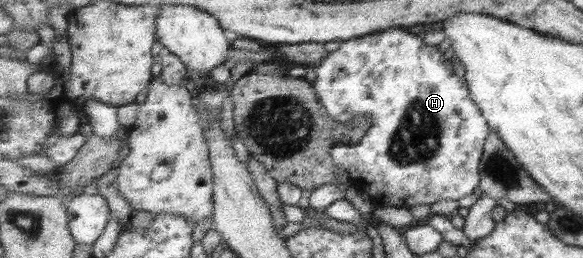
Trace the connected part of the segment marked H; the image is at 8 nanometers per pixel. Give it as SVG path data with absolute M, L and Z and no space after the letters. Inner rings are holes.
M404 28L389 29L374 34L368 34L364 37L352 39L347 42L342 42L339 48L333 52L316 67L316 80L313 82L313 87L317 91L318 97L321 99L322 105L326 107L327 111L334 119L340 123L350 121L352 117L356 116L370 116L371 130L361 138L355 146L348 146L342 142L336 142L331 149L336 167L341 167L352 179L352 183L360 190L366 191L376 206L382 207L405 207L407 210L414 205L432 205L436 201L442 199L462 199L470 193L474 193L474 189L479 186L481 182L480 162L485 152L485 143L491 132L491 127L487 122L486 116L482 110L474 103L470 95L470 86L466 82L465 77L456 77L452 72L454 67L450 62L450 57L447 53L442 53L438 50L438 46L432 43L427 45L416 34L404 30Z

